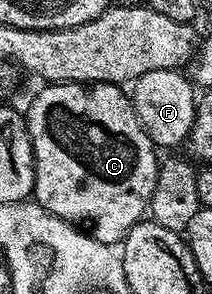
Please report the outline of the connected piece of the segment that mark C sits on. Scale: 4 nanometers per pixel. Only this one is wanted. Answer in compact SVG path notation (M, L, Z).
M50 82L45 87L46 89L31 102L30 113L27 111L24 116L26 129L30 132L30 145L34 147L33 199L52 215L58 216L62 220L69 220L75 226L85 226L88 229L89 235L95 236L101 244L121 245L122 241L126 239L126 235L132 230L132 226L139 224L143 217L147 215L148 205L158 181L158 169L160 167L160 161L158 161L157 156L159 153L156 151L156 146L148 138L146 131L142 129L138 115L134 113L131 97L127 93L125 96L122 93L125 91L119 85L91 84L87 87L84 84L56 84Z

